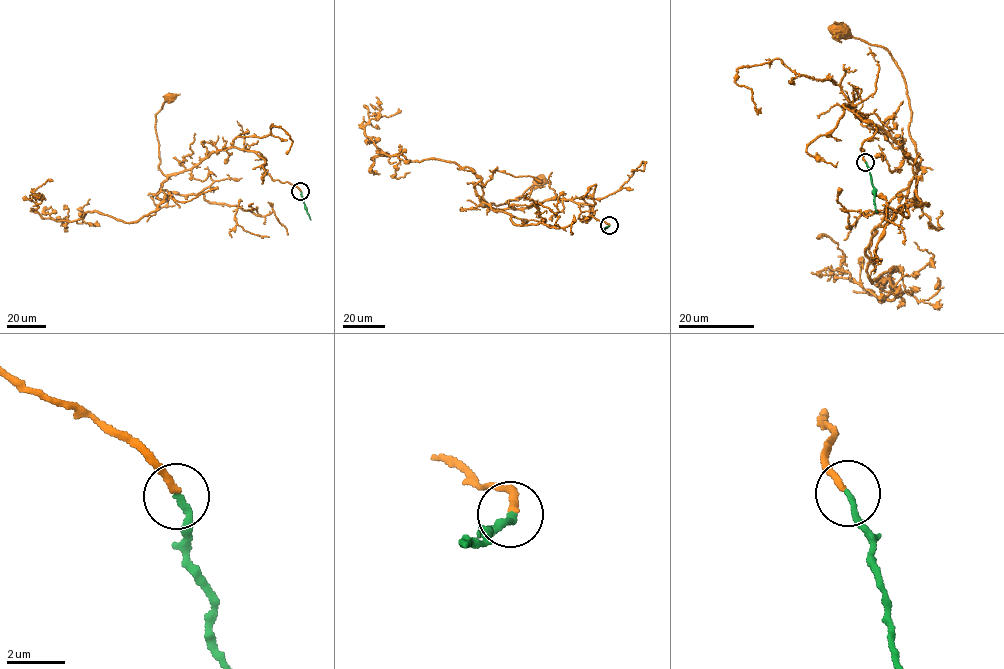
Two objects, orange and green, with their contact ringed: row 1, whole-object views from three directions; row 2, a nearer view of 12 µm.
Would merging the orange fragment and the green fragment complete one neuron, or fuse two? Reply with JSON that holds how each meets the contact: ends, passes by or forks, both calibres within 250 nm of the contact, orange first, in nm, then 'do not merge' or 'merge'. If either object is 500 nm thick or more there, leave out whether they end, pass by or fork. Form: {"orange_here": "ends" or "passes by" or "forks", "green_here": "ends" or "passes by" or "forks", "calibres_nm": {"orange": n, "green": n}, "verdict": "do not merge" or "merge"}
{"orange_here": "ends", "green_here": "ends", "calibres_nm": {"orange": 220, "green": 190}, "verdict": "merge"}

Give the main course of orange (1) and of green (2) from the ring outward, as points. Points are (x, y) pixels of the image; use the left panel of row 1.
1: (300, 190), (271, 178), (258, 152), (236, 148), (212, 152), (190, 169), (164, 175), (155, 116), (168, 98)
2: (300, 191), (311, 219)

